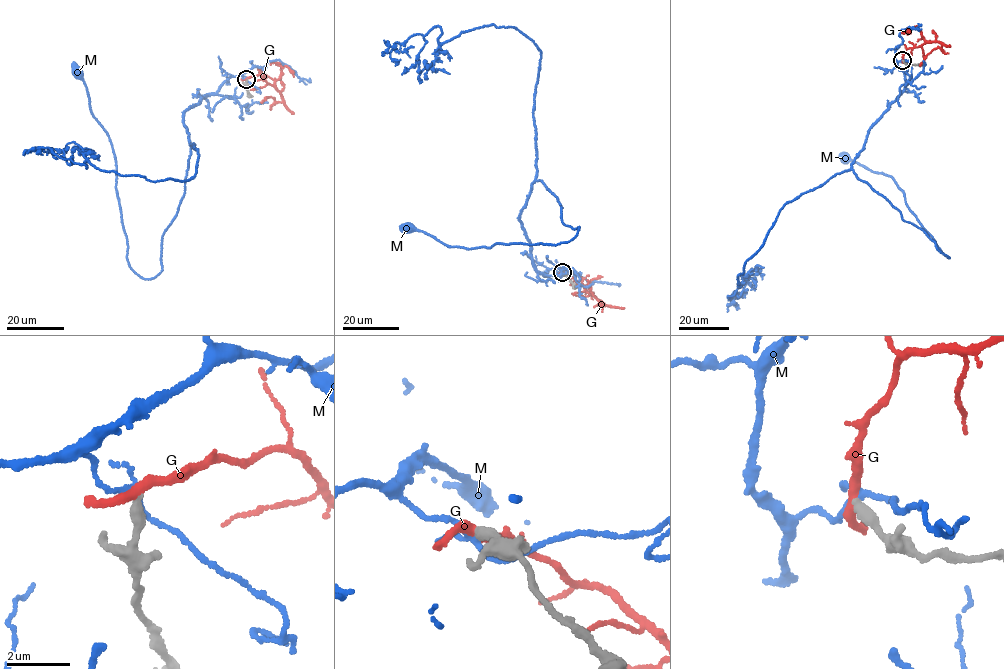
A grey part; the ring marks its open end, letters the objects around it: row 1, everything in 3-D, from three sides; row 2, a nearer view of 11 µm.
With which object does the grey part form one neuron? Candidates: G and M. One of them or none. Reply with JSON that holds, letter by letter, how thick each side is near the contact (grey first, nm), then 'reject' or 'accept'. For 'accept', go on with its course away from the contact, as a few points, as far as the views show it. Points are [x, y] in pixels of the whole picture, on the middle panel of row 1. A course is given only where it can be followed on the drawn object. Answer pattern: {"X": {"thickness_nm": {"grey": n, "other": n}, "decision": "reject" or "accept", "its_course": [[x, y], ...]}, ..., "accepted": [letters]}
{"G": {"thickness_nm": {"grey": 360, "other": 280}, "decision": "reject"}, "M": {"thickness_nm": {"grey": 360, "other": 140}, "decision": "reject"}, "accepted": []}

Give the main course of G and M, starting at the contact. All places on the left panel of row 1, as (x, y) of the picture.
G: (246, 79), (262, 75), (279, 91), (283, 101), (268, 96), (261, 102)
M: (246, 78), (184, 112), (184, 192), (148, 279), (129, 267), (112, 145), (77, 70)

